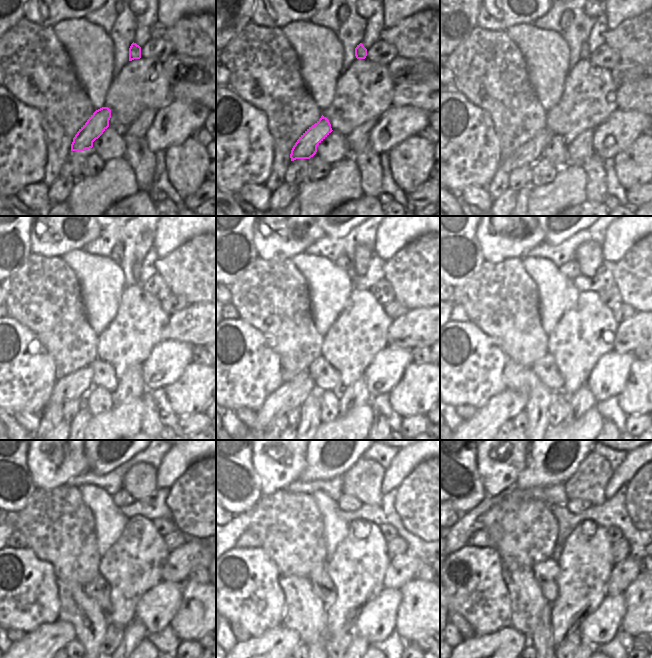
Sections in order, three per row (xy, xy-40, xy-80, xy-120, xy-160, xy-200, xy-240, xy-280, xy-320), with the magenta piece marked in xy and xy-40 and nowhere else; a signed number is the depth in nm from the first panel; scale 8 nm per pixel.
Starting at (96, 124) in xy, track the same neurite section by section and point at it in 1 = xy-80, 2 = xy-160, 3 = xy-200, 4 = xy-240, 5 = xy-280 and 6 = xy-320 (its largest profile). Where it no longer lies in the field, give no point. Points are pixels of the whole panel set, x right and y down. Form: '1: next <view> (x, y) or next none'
1: next xy-80 (529, 153)
2: next xy-160 (291, 394)
3: next xy-200 (488, 419)
4: next xy-240 (48, 638)
5: next xy-280 (278, 643)
6: next xy-320 (507, 643)

